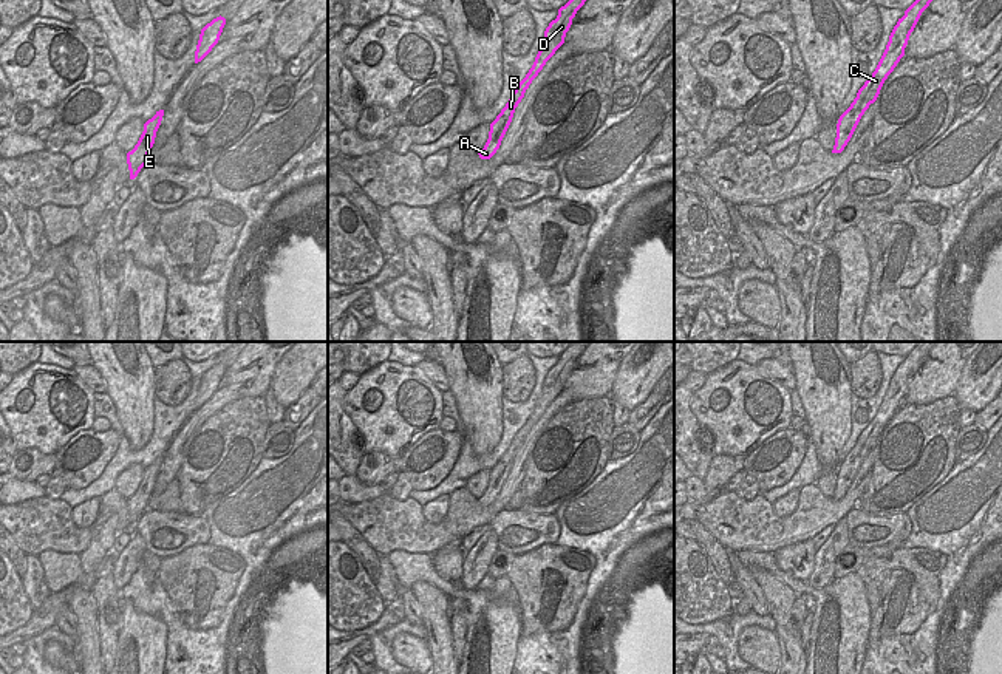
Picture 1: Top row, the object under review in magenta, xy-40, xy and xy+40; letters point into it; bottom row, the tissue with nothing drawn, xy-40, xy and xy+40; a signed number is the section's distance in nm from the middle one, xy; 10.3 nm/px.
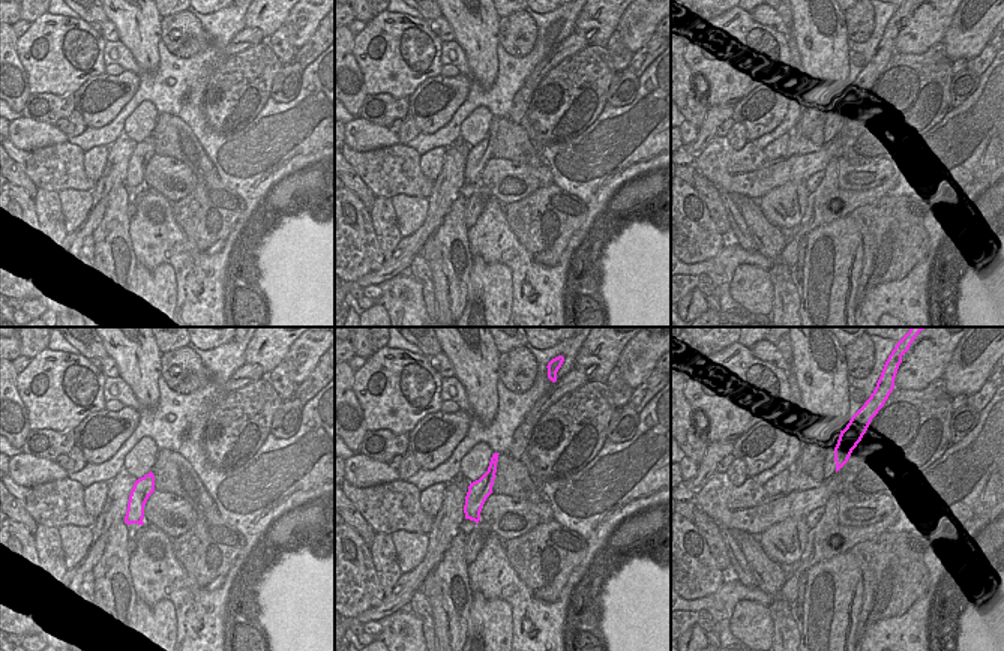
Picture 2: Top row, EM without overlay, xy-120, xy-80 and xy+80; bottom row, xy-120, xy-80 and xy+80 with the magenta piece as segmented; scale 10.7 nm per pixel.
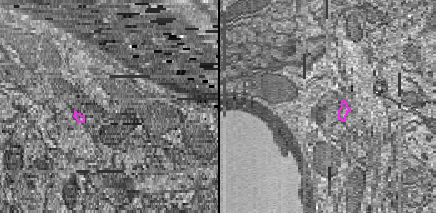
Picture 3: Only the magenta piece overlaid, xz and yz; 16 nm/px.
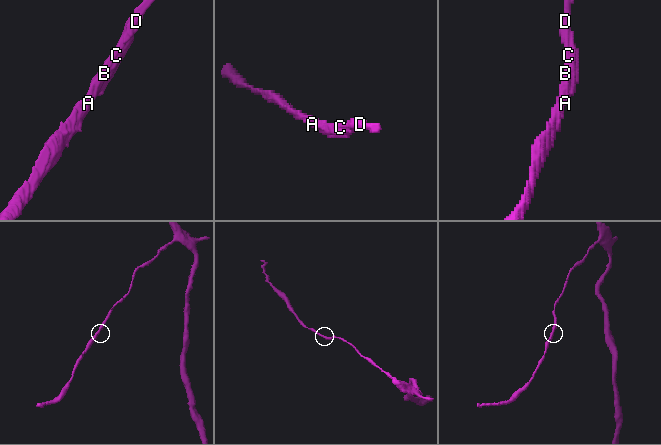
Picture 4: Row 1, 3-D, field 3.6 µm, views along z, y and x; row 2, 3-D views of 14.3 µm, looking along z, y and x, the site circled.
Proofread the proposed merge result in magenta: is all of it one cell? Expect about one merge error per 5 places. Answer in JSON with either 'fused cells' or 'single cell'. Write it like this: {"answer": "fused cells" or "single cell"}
{"answer": "single cell"}

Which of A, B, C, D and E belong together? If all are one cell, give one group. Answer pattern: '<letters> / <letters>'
A B C D E

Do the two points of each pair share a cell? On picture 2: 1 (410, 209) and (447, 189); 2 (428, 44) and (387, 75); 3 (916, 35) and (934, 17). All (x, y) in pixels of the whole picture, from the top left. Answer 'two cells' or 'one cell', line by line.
1: two cells
2: one cell
3: one cell

